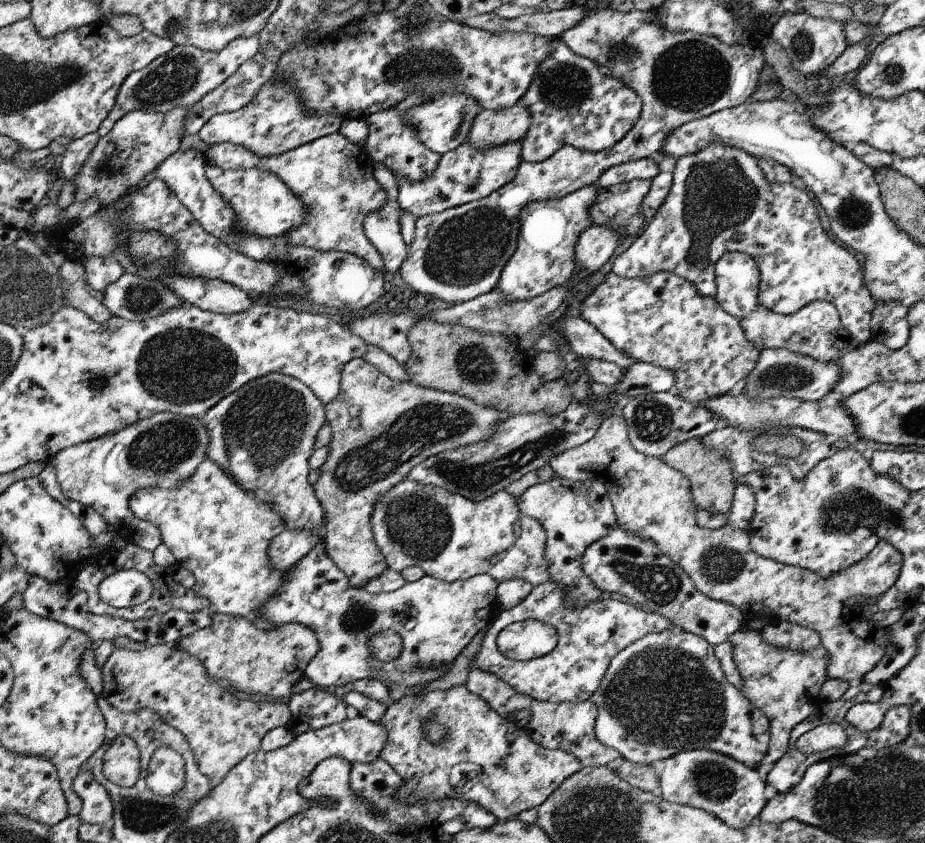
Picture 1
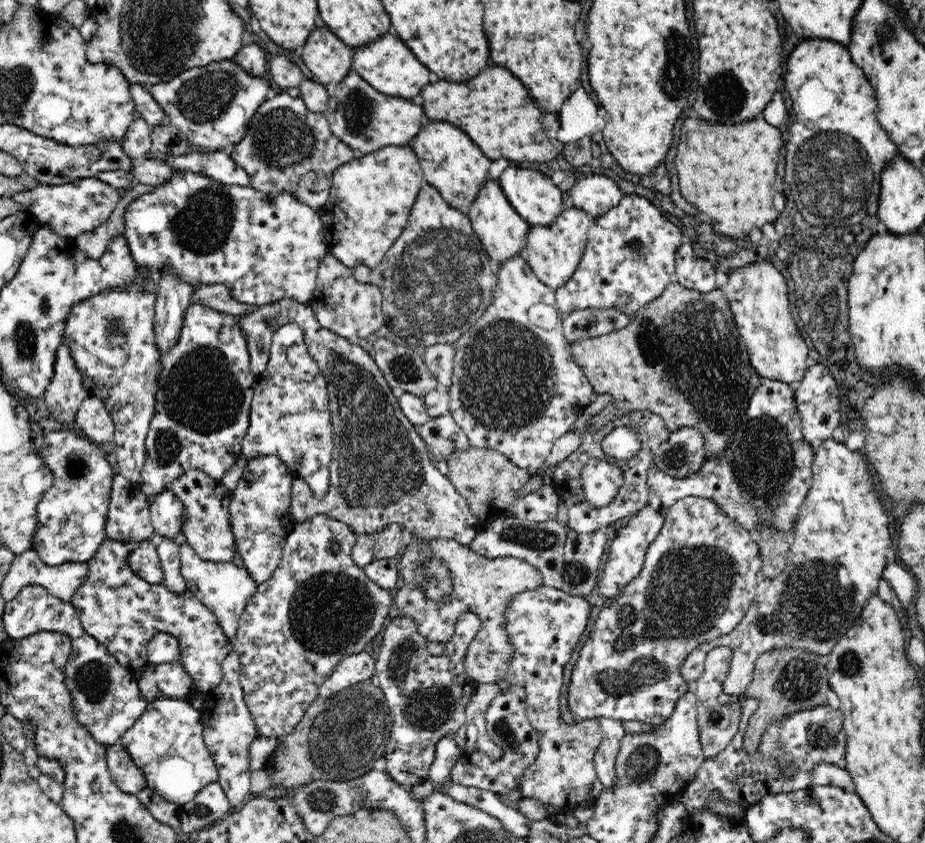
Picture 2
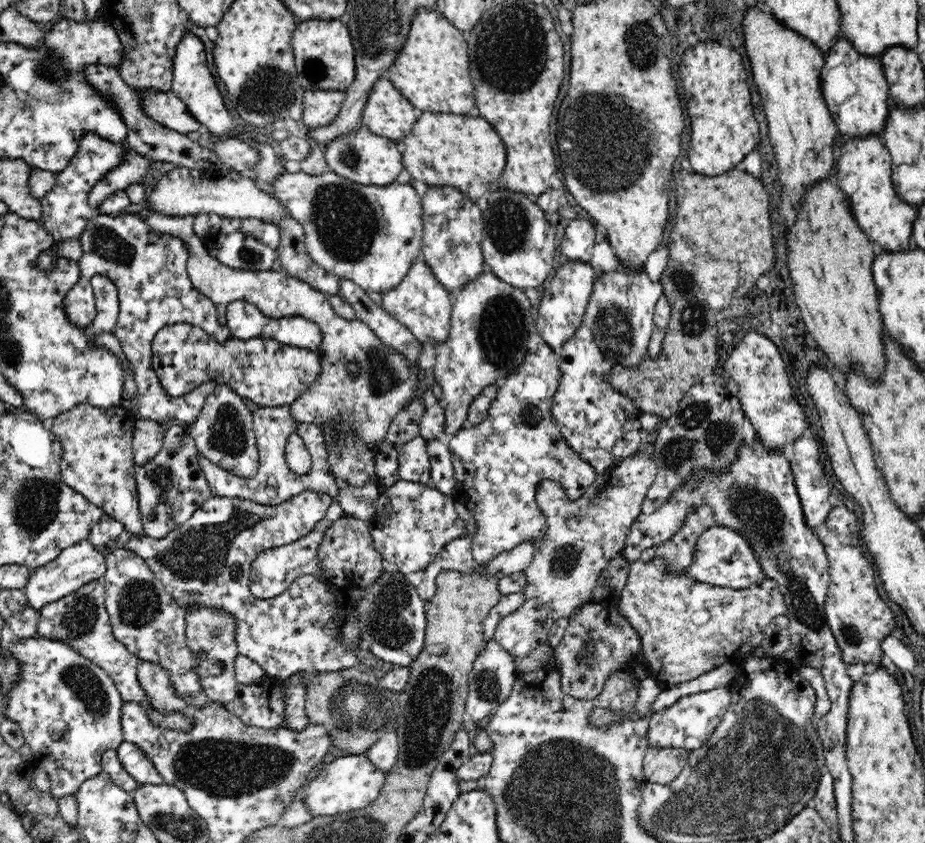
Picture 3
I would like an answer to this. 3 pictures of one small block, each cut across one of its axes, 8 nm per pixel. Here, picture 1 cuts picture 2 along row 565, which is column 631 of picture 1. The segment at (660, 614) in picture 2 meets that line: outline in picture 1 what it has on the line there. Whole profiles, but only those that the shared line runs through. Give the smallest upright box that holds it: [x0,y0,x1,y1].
[588,625,771,769]

